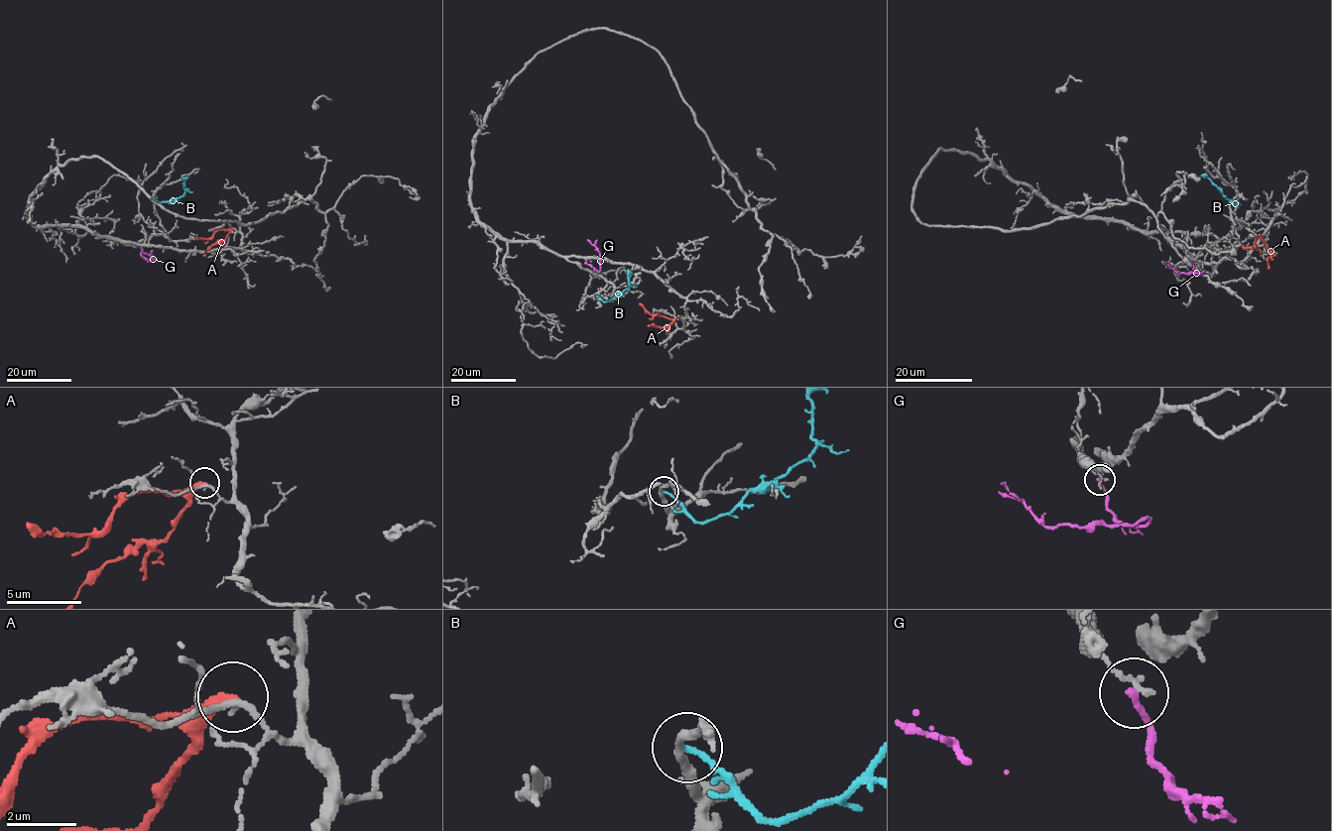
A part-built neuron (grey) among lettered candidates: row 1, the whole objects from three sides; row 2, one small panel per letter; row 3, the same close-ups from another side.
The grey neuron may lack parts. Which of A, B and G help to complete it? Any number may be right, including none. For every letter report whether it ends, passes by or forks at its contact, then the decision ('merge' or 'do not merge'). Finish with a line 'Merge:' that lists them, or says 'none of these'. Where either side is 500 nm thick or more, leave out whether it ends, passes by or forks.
A: it ends there; do not merge
B: it ends there; do not merge
G: it ends there; do not merge
Merge: none of these

